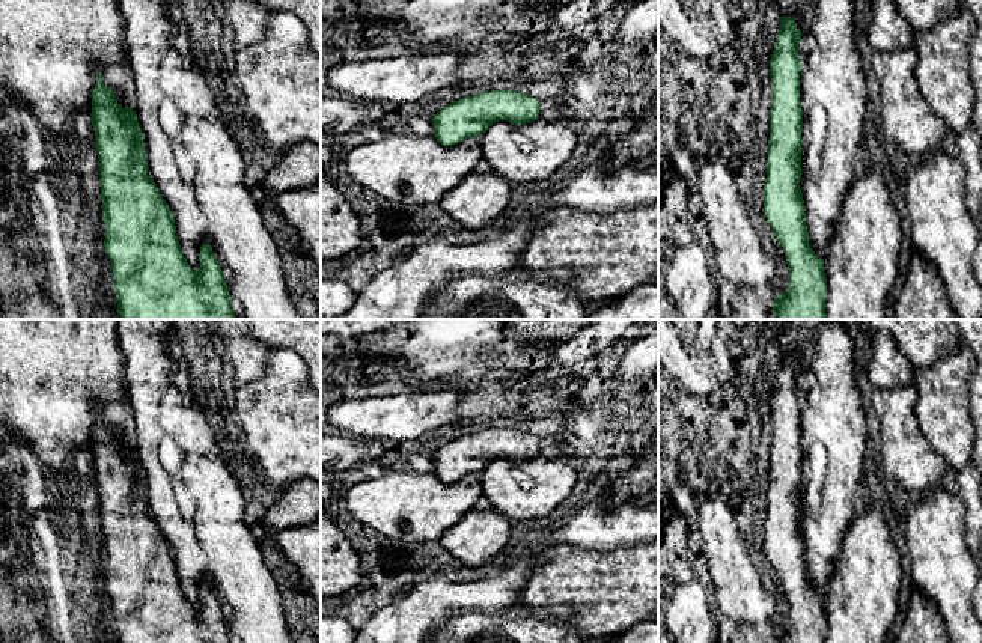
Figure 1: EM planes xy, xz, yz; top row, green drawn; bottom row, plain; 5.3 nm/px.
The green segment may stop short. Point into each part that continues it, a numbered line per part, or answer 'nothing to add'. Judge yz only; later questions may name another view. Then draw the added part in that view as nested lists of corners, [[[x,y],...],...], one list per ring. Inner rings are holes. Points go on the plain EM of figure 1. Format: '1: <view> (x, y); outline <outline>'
nothing to add

